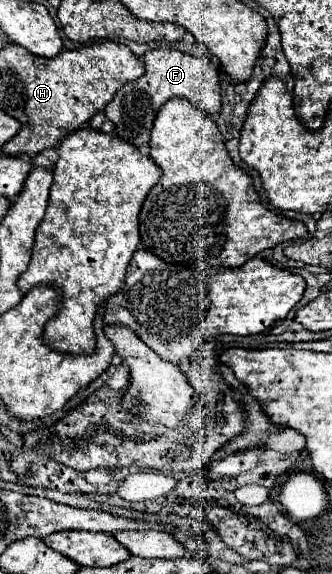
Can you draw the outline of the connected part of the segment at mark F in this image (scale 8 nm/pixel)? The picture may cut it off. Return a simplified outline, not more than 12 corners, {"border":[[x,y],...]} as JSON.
{"border":[[144,53],[146,73],[106,105],[116,133],[146,147],[158,109],[186,97],[222,107],[208,55]]}

